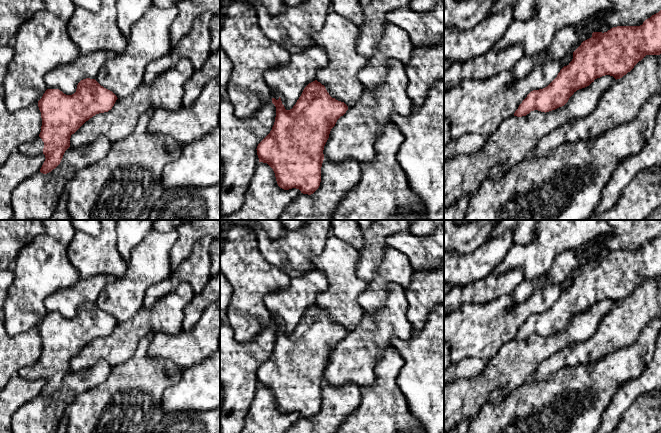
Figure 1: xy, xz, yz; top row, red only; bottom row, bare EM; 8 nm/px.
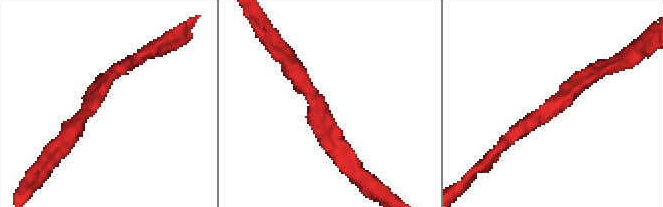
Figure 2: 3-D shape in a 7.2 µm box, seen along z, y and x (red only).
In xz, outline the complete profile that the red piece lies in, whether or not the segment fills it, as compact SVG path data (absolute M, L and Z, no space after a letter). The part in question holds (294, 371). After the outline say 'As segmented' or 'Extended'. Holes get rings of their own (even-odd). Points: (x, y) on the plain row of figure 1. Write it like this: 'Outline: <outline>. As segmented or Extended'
Outline: M317 304L304 312L292 333L286 334L280 321L278 324L272 322L272 327L276 331L275 346L270 357L257 370L259 386L267 387L273 393L280 412L296 412L311 419L320 410L323 374L330 355L348 330L332 322Z. As segmented

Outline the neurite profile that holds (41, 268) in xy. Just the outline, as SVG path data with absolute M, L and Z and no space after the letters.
M44 220L44 228L43 233L20 250L11 267L14 273L14 280L8 289L2 312L4 326L10 337L15 337L38 327L47 314L44 300L58 290L74 286L79 280L79 273L70 263L67 256L68 246L77 232L72 225L72 221Z

